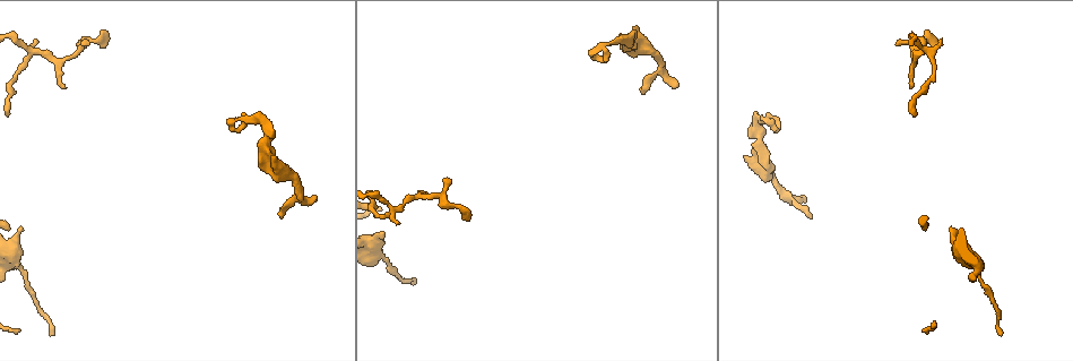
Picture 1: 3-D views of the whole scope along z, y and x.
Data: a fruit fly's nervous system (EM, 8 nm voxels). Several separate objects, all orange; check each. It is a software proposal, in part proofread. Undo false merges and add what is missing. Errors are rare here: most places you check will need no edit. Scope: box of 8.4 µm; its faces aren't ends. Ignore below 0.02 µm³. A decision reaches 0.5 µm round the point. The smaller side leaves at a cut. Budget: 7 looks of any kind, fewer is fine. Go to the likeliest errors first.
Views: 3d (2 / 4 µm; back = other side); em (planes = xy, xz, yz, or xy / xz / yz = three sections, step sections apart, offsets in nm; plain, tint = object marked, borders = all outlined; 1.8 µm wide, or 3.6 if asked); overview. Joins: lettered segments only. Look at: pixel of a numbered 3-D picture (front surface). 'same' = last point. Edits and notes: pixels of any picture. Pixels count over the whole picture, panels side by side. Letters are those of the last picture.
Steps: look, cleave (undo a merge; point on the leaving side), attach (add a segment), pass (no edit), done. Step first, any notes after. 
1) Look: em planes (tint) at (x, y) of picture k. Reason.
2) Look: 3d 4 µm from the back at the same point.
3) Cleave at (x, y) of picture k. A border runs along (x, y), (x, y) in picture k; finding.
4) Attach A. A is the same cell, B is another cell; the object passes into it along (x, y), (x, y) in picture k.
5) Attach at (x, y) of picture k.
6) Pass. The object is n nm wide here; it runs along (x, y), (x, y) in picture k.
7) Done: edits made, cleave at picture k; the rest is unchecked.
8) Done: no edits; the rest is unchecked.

Look: 3d 2 µm at (314, 195) of picture 1.

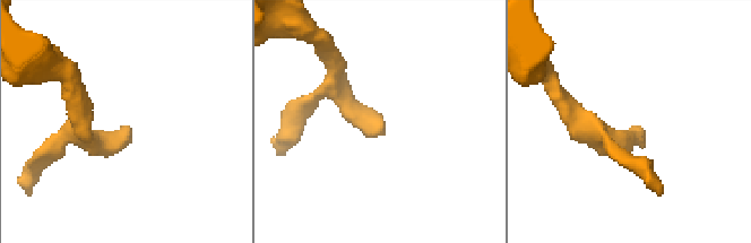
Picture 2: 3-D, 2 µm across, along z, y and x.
Look: em yz step 8 (tint) at (644, 134) of picture 2.

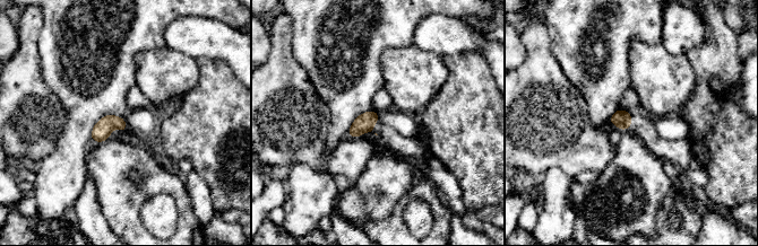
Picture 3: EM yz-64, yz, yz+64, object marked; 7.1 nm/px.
Look: em planes (borders) at the same point. Cut it another way.

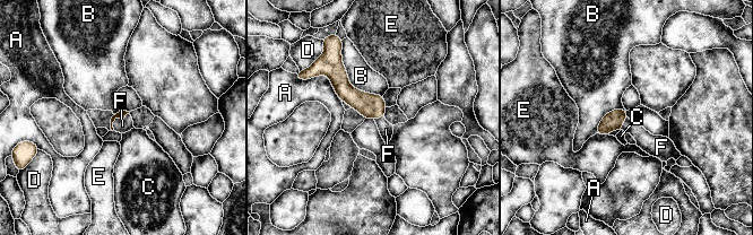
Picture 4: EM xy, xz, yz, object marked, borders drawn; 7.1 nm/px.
Attach F. F is the same cell, A, B, C, D and E are other cells; the object passes into it along (121, 114), (117, 118), (122, 125) in picture 4; the neuron continues.

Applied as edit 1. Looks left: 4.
Look: overview. Redraw.

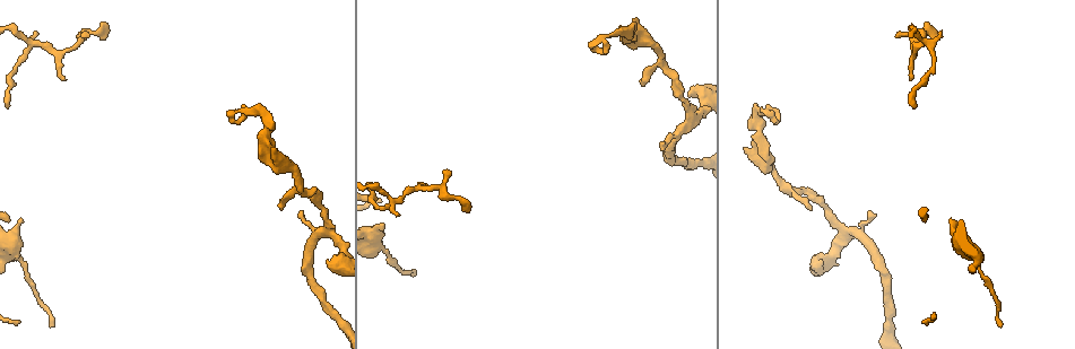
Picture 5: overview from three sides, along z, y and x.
Look: em 3.6 µm planes (borders) at (931, 35) of picture 5. An open end.

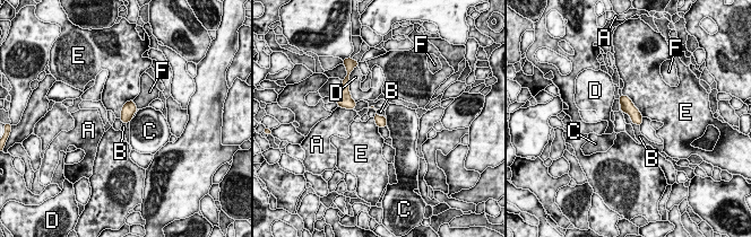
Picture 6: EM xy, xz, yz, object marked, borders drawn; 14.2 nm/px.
Pass. The object is 160 nm wide here; A, B, C, D, E and F are other cells; a border runs along (622, 111), (633, 123), (639, 125) in picture 6; none of them fits.

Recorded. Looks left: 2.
Look: 3d 4 µm at (21, 222) of picture 5. Tapers out.

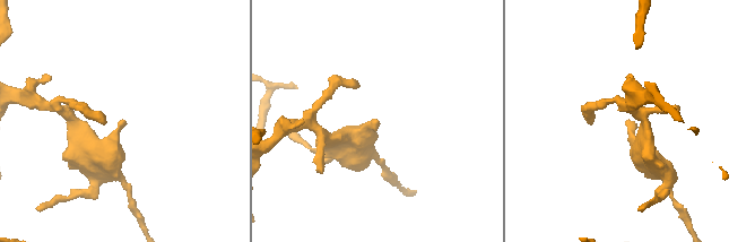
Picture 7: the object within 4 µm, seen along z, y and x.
Look: em planes (borders) at (122, 123) of picture 7.

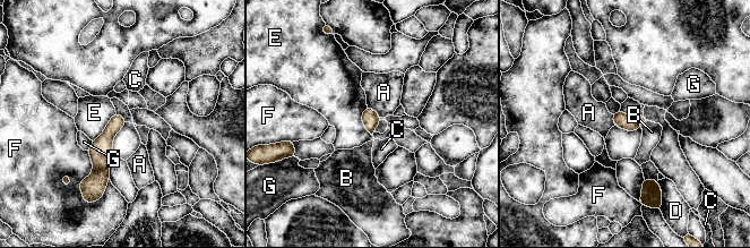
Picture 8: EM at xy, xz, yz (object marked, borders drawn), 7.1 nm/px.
Pass. The object is 100 nm wide here; A, B, C, D, E, F and G are other cells; it runs along (117, 117), (102, 146), (102, 187) in picture 8; none of them fits.

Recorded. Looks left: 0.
Done: edits made, attach at picture 4; the rest is unchecked.

